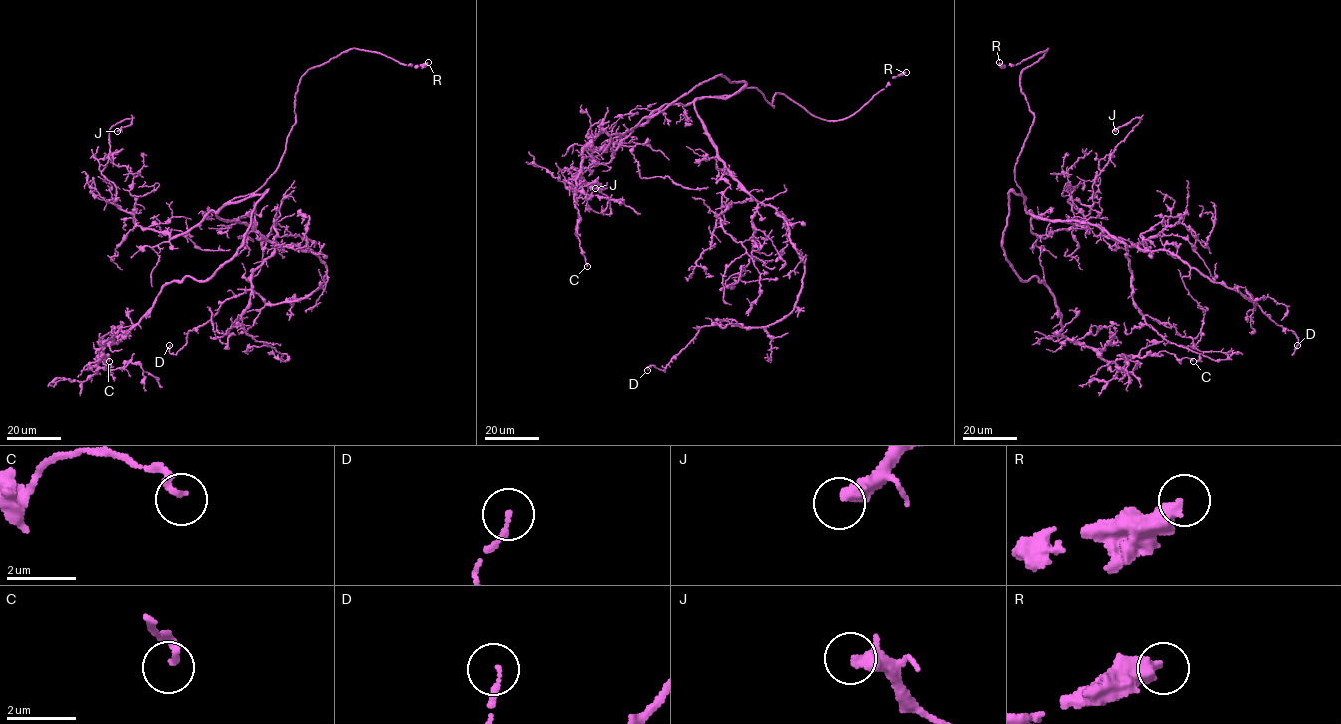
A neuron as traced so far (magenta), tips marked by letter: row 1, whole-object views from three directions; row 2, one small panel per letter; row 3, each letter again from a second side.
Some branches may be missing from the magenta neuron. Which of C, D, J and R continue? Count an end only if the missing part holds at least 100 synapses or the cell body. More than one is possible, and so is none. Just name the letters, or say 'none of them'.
R

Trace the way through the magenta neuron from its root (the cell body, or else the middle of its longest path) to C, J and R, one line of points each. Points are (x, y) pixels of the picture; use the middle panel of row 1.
C: (697, 113), (697, 99), (745, 83), (712, 77), (583, 150), (573, 195), (587, 266)
J: (697, 113), (693, 102), (663, 104), (608, 163), (579, 173), (587, 205), (609, 214), (610, 199), (595, 188)
R: (697, 113), (697, 99), (755, 87), (773, 107), (773, 96), (783, 93), (836, 121), (906, 72)

